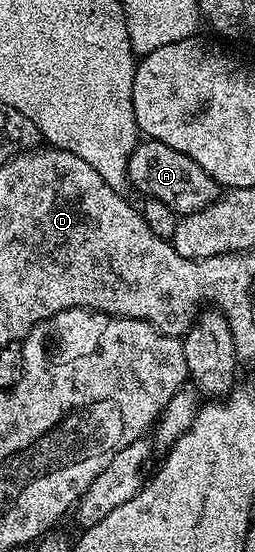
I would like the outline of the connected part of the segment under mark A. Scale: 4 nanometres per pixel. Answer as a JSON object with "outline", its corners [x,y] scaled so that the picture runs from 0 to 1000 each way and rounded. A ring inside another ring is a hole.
{"outline":[[[580,252],[557,254],[522,270],[506,284],[498,328],[557,350],[557,359],[624,362],[690,389],[780,382],[843,368],[875,350],[871,337],[855,335],[839,321],[816,321],[796,303],[765,295],[765,288],[718,281],[718,274],[686,274],[686,266],[655,266],[655,259]]]}

